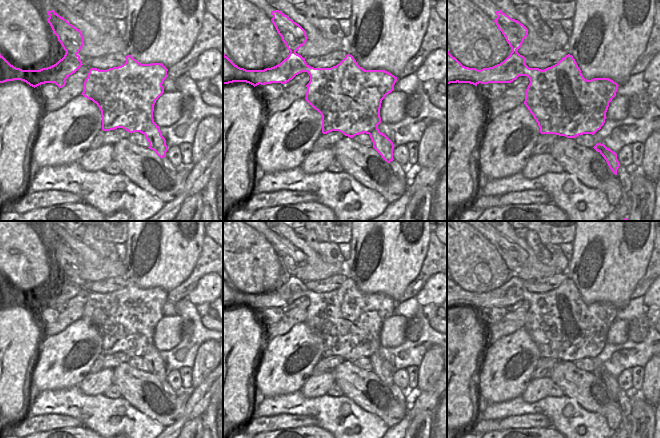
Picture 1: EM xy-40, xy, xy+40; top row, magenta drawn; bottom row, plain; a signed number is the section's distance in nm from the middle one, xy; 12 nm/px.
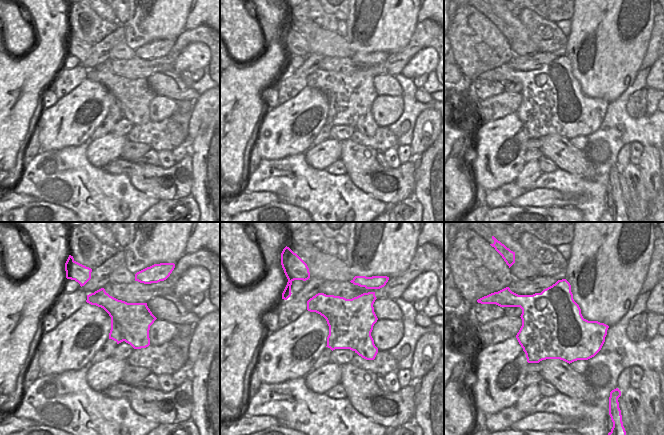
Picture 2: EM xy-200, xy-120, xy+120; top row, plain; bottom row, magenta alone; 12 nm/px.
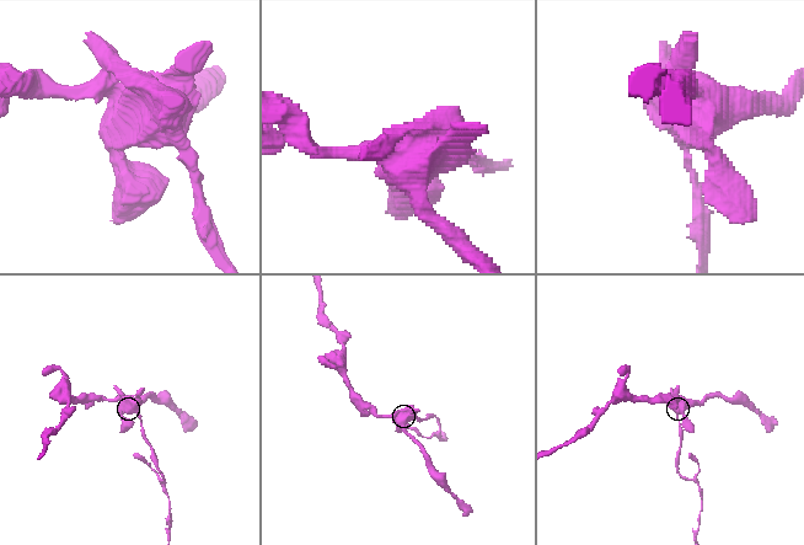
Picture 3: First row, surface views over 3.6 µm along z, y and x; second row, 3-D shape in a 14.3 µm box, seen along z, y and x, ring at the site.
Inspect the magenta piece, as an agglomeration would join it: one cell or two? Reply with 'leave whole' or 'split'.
split

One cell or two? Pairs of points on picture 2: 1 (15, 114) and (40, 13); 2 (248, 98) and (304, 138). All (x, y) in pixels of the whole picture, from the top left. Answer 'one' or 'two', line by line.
1: one
2: two

